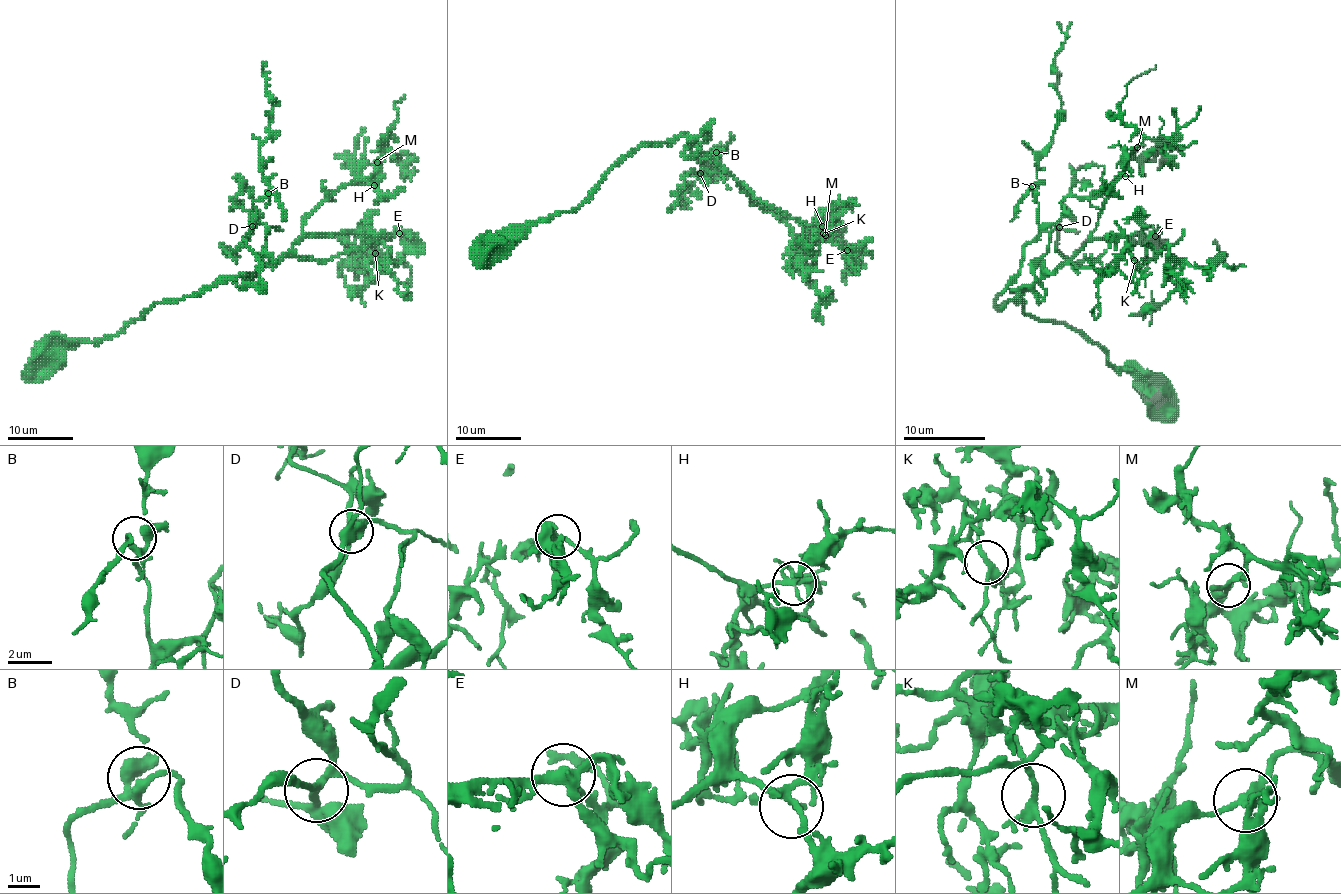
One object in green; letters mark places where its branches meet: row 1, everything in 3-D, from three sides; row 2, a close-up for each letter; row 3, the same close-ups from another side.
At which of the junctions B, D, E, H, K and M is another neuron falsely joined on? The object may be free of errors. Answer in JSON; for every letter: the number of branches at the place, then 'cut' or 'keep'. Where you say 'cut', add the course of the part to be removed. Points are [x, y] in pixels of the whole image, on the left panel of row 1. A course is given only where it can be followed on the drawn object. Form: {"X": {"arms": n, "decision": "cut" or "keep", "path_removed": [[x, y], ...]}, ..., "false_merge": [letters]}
{"B": {"arms": 5, "decision": "keep"}, "D": {"arms": 4, "decision": "keep"}, "E": {"arms": 4, "decision": "keep"}, "H": {"arms": 4, "decision": "keep"}, "K": {"arms": 4, "decision": "keep"}, "M": {"arms": 3, "decision": "keep"}, "false_merge": []}

